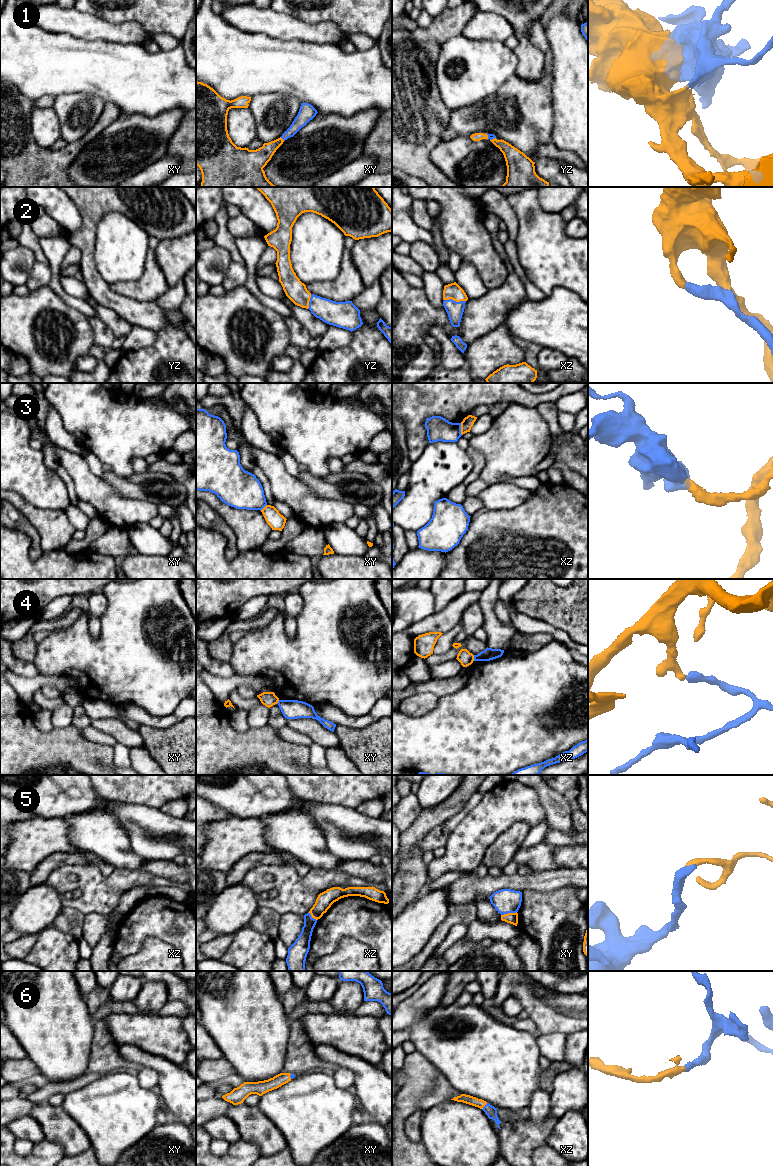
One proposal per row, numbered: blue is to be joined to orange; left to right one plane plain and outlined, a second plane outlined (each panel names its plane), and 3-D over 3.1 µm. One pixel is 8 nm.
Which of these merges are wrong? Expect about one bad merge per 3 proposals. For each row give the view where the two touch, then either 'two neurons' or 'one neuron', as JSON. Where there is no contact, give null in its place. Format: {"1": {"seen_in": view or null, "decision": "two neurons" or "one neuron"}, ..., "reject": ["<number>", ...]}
{"1": {"seen_in": "xy", "decision": "one neuron"}, "2": {"seen_in": "xz", "decision": "one neuron"}, "3": {"seen_in": "xz", "decision": "two neurons"}, "4": {"seen_in": "xz", "decision": "two neurons"}, "5": {"seen_in": "xy", "decision": "two neurons"}, "6": {"seen_in": "xz", "decision": "one neuron"}, "reject": ["3", "4", "5"]}

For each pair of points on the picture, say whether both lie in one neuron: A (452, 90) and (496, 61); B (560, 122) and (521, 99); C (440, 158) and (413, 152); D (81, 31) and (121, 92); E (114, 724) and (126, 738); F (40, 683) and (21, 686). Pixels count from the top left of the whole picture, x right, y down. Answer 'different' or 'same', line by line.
A: same
B: different
C: different
D: different
E: same
F: same

